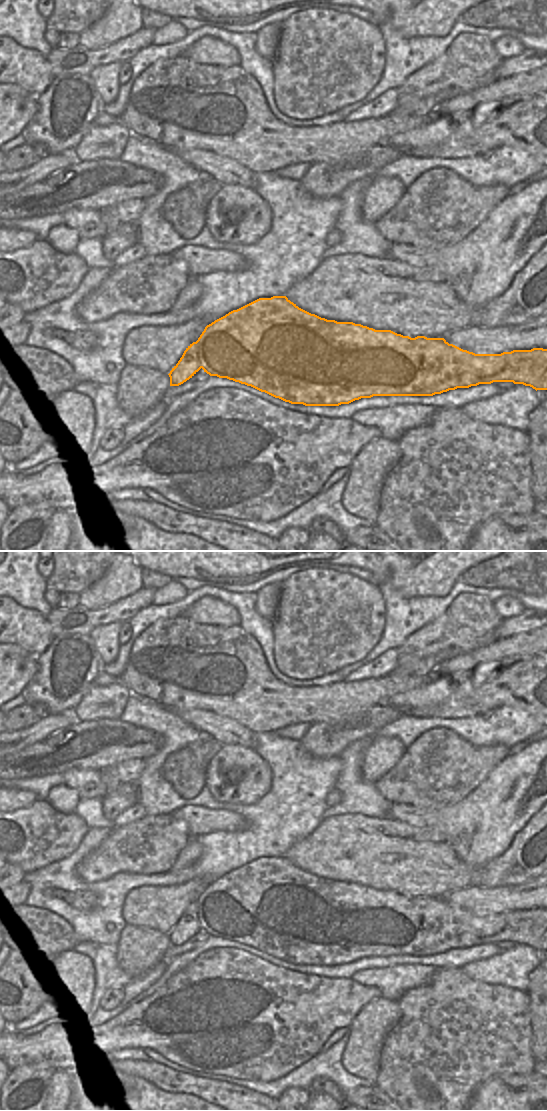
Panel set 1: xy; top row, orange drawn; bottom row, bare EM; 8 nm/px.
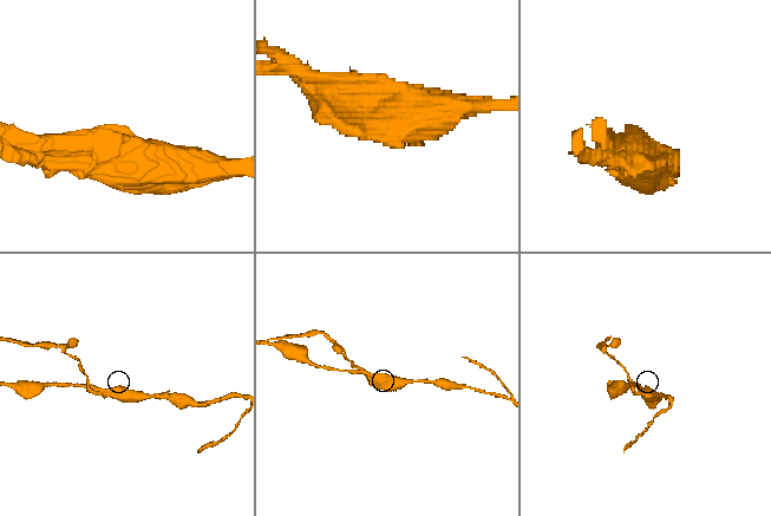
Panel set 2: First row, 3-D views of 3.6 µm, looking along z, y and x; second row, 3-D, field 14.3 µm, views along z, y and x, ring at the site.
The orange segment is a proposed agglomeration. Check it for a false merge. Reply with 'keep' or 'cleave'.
cleave

